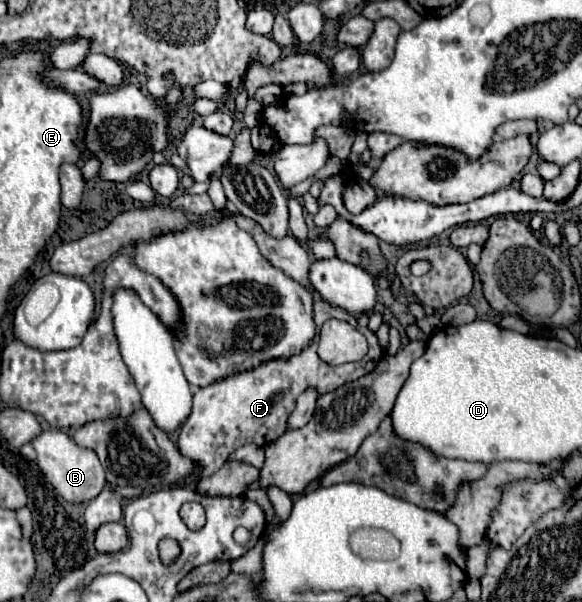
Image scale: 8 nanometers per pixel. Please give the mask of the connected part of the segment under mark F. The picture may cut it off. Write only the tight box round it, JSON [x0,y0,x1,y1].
[179,299,385,477]

